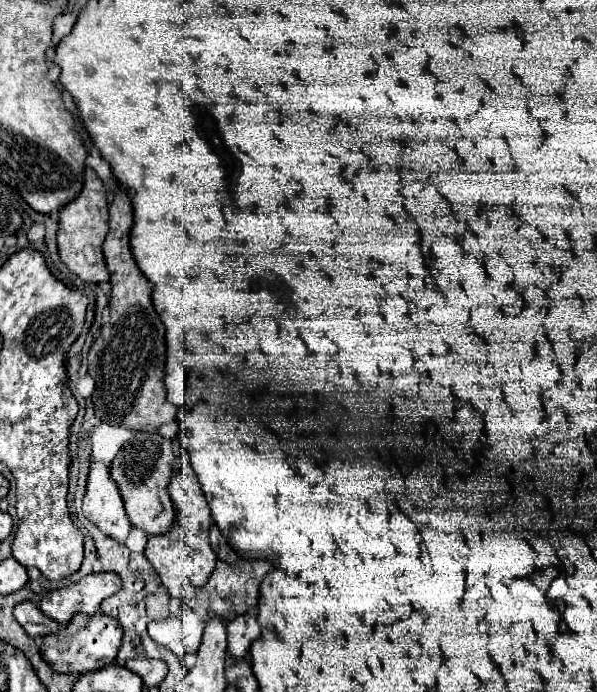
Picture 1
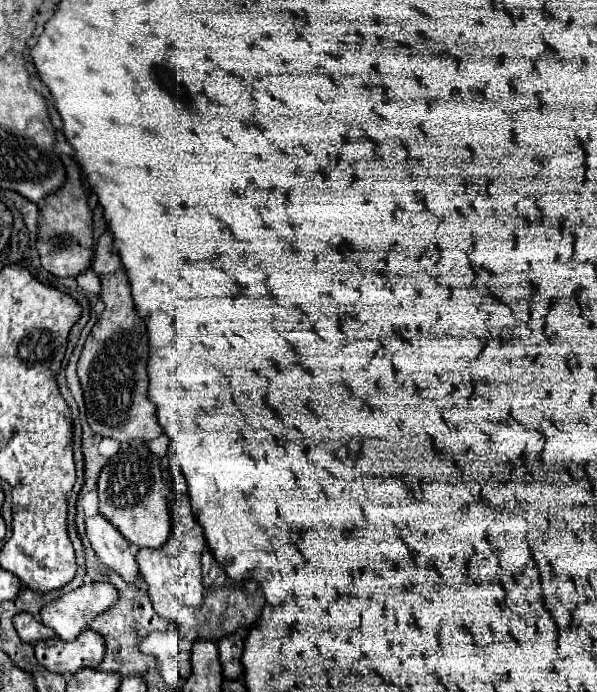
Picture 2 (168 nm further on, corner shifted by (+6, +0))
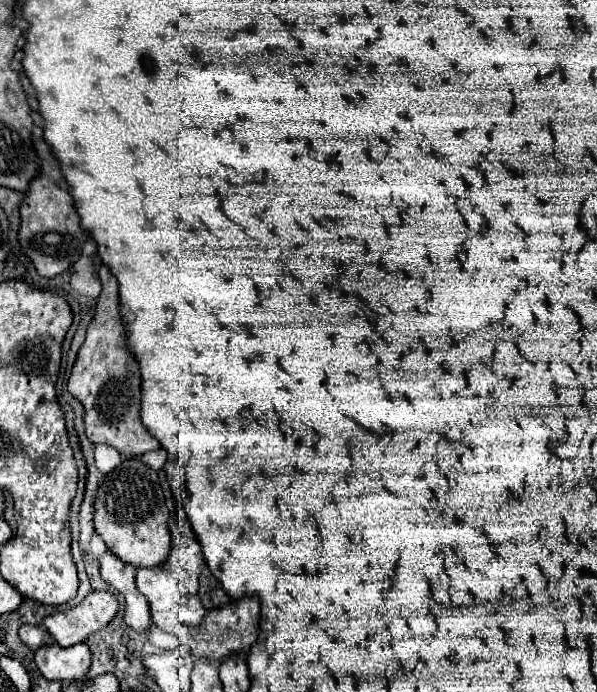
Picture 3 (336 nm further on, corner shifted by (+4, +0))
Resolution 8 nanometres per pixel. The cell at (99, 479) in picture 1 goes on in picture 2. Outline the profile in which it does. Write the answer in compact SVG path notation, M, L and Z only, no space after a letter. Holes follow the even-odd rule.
M102 515L88 517L86 535L88 535L90 545L96 553L96 557L100 559L100 563L106 565L108 569L116 571L126 583L132 583L134 587L138 587L140 573L138 573L136 559L132 555L130 543L124 543L124 539L116 531L116 527L112 527L112 523L102 519Z

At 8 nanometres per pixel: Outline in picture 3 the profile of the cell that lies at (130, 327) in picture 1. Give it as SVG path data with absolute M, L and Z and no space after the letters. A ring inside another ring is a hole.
M102 263L98 269L102 281L102 293L92 323L86 331L86 341L78 351L78 359L68 379L68 391L84 405L86 435L92 443L106 443L116 447L122 455L140 455L158 449L158 439L140 421L142 377L140 365L128 347L128 331L120 317L120 295L116 277Z

